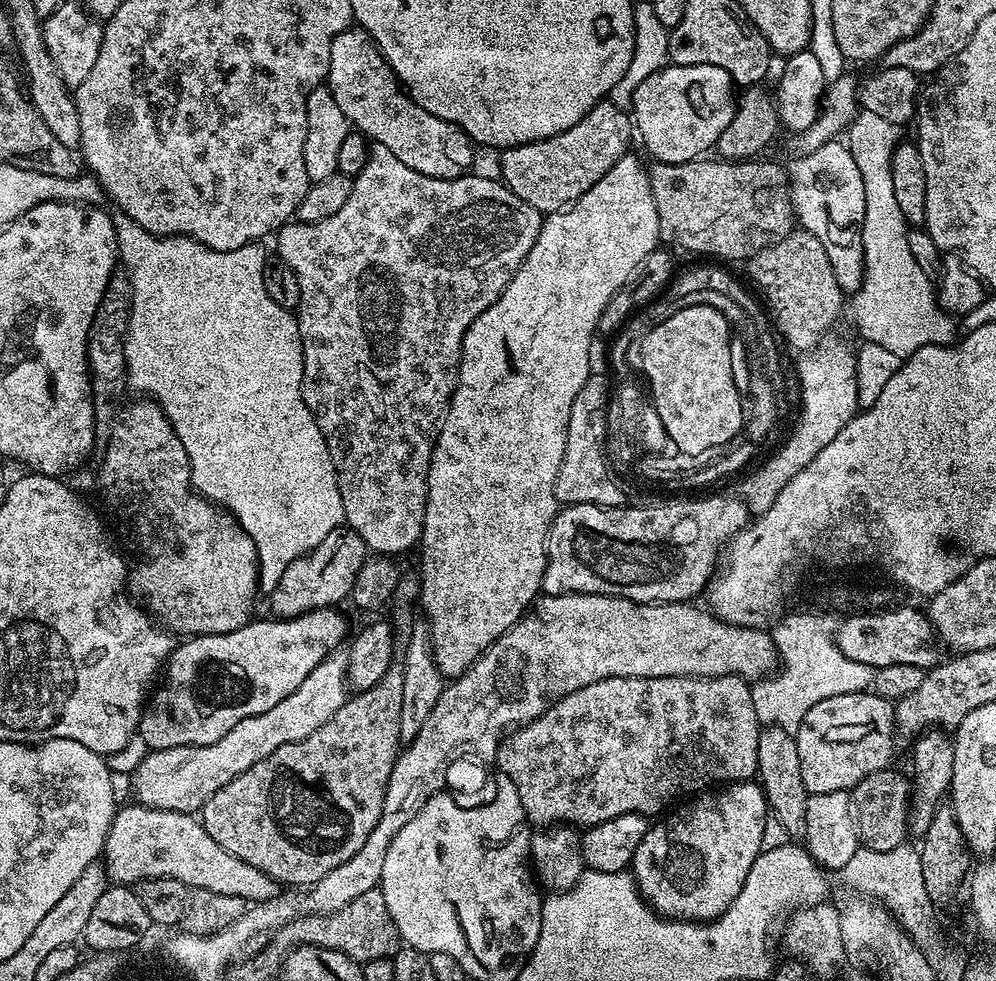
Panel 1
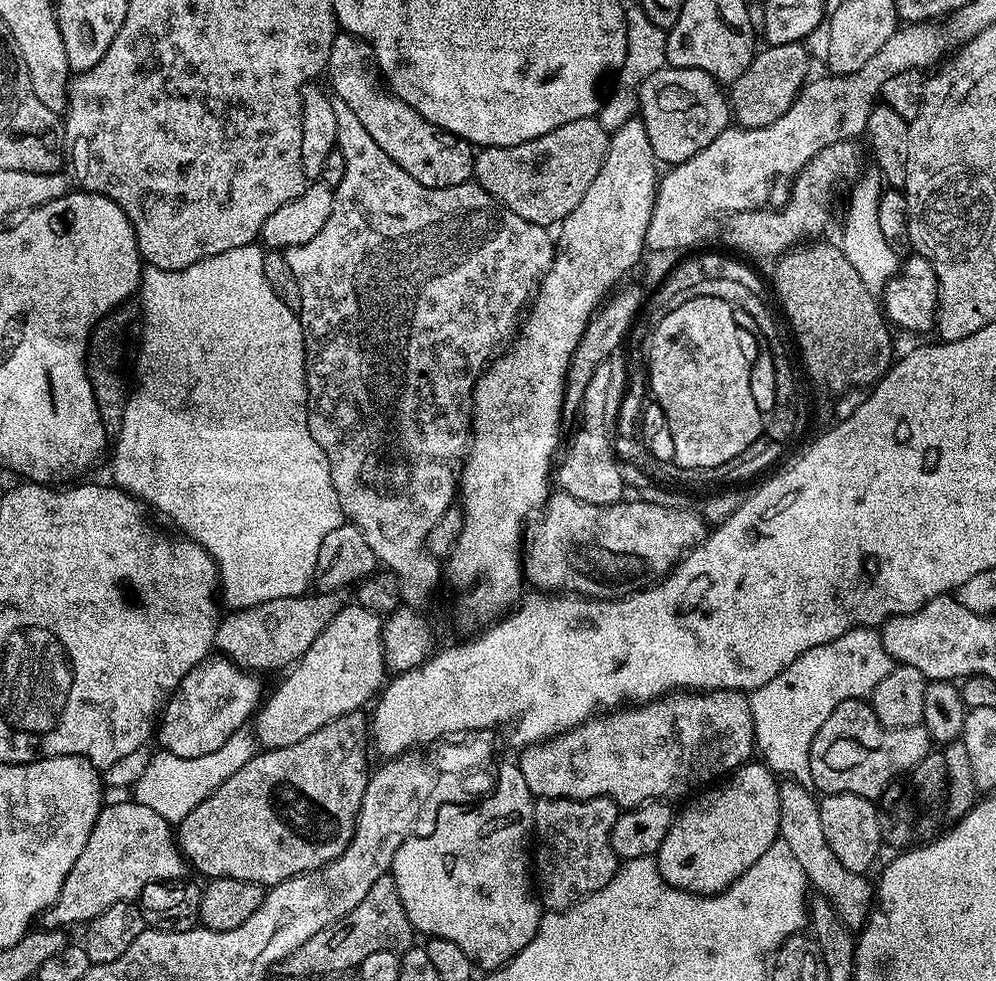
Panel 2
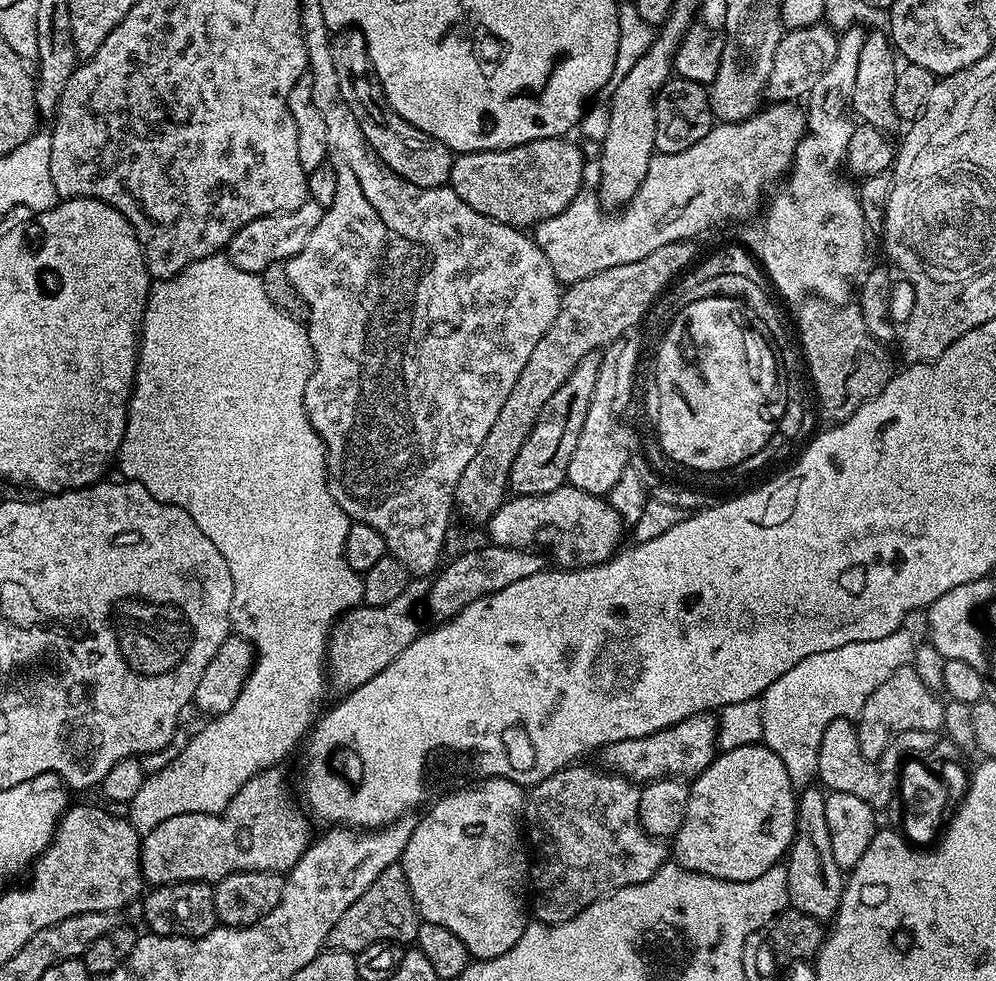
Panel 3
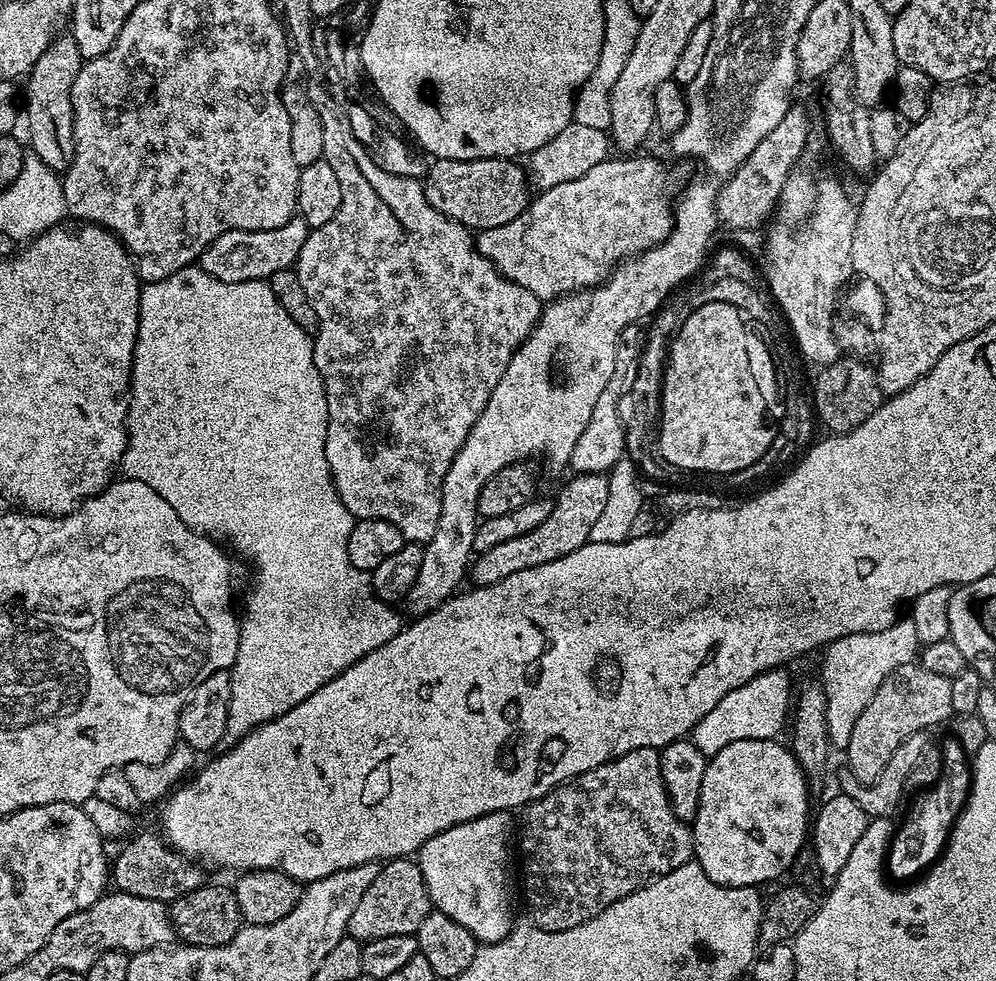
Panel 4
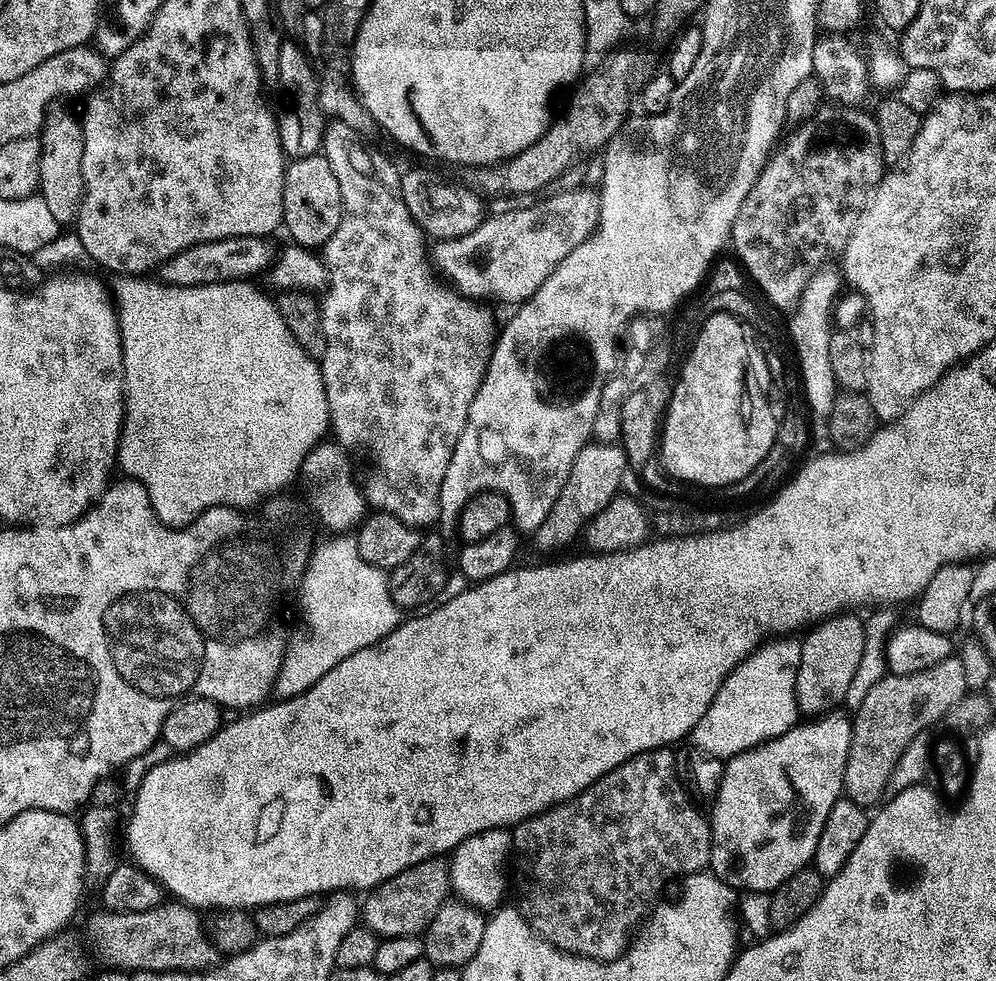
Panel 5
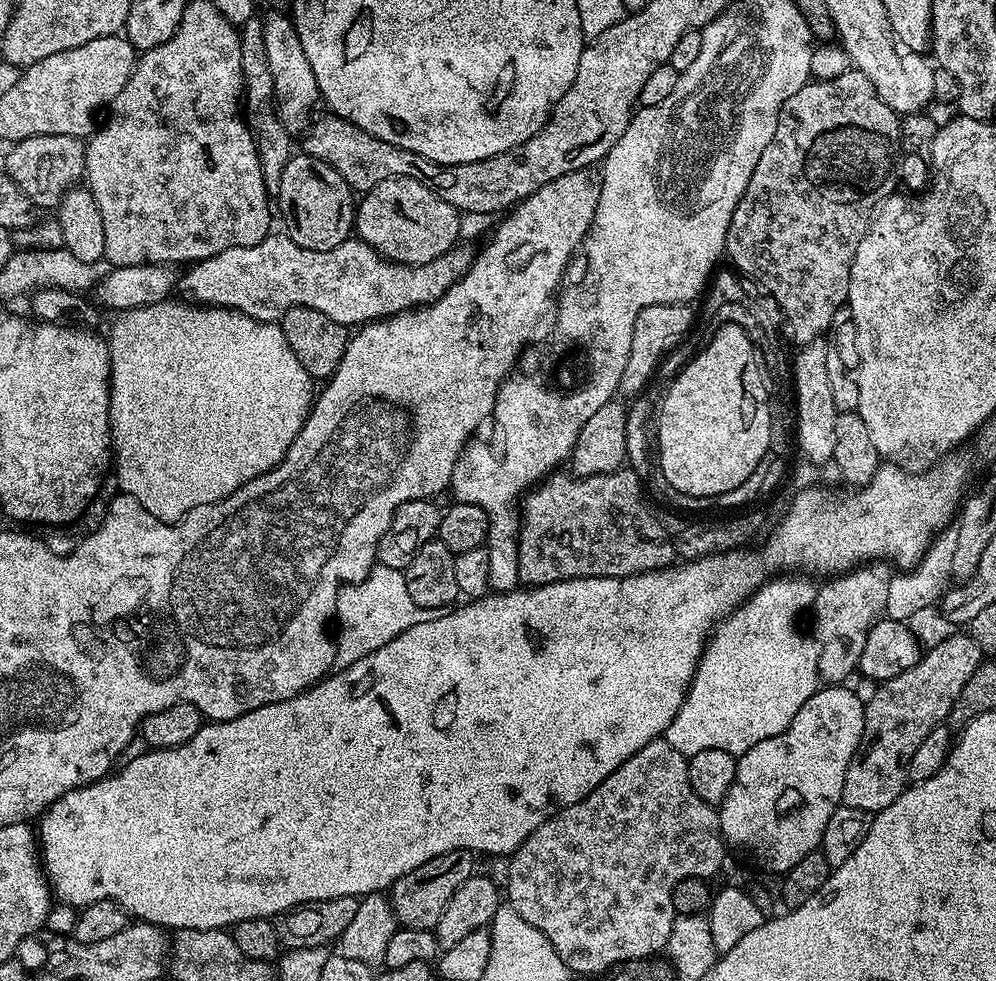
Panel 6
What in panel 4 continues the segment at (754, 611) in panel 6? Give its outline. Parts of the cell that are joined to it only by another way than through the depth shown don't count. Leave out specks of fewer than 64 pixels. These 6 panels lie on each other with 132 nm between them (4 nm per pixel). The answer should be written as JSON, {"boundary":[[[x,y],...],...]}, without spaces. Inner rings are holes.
{"boundary":[[[775,668],[769,672],[750,678],[738,690],[730,690],[702,722],[698,722],[690,733],[690,739],[702,754],[711,757],[730,746],[730,742],[746,742],[747,740],[770,740],[779,737],[779,732],[785,731],[790,720],[790,709],[794,704],[794,688],[792,680],[784,668]]]}

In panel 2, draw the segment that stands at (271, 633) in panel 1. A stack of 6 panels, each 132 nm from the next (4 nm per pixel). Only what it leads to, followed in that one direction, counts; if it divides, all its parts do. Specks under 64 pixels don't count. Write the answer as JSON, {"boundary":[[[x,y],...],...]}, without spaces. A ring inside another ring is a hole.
{"boundary":[[[216,654],[202,661],[198,666],[182,678],[175,692],[168,698],[168,703],[162,709],[162,719],[158,724],[158,736],[160,732],[159,747],[170,754],[178,754],[178,758],[202,758],[202,754],[210,754],[218,750],[230,734],[241,731],[245,727],[244,722],[253,717],[253,714],[261,707],[260,684],[253,673],[240,668],[231,660]]]}

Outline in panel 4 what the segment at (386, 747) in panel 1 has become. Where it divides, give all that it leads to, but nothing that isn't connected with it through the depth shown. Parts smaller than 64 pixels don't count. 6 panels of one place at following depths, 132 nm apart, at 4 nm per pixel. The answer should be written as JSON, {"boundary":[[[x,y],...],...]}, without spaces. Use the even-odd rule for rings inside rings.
{"boundary":[[[144,832],[141,836],[135,836],[133,835],[127,841],[129,844],[114,856],[114,863],[110,868],[111,879],[119,891],[134,894],[138,898],[171,902],[205,883],[206,876],[203,876],[205,873],[201,865],[176,851],[163,835],[156,833],[155,836],[152,832]]]}

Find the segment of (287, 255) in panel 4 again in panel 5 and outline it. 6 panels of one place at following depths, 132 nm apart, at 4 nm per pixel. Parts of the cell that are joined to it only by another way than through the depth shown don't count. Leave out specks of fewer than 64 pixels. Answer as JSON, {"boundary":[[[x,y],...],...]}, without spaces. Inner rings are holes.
{"boundary":[[[239,236],[195,244],[164,261],[158,269],[158,276],[163,283],[174,286],[221,284],[227,280],[247,281],[249,278],[256,278],[252,276],[259,272],[267,273],[271,269],[274,259],[272,242],[263,236]]]}

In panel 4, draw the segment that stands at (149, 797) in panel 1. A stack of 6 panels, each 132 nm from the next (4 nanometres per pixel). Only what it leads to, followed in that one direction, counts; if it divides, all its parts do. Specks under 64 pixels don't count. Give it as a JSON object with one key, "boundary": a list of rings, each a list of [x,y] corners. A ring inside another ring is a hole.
{"boundary":[[[715,187],[686,189],[684,197],[682,192],[675,201],[672,235],[667,240],[617,264],[609,272],[607,279],[595,288],[585,288],[543,305],[531,334],[521,342],[516,353],[510,358],[478,422],[474,422],[450,470],[446,470],[440,495],[437,529],[434,530],[433,538],[423,545],[422,570],[402,601],[403,611],[408,611],[409,617],[419,618],[430,614],[449,597],[455,595],[463,585],[461,582],[467,577],[474,558],[473,540],[480,518],[477,510],[478,494],[486,482],[494,478],[494,474],[498,474],[498,470],[517,462],[531,461],[531,456],[536,456],[539,452],[544,452],[544,460],[552,468],[567,469],[571,465],[578,437],[582,435],[582,430],[586,430],[586,422],[590,422],[590,413],[602,395],[606,382],[610,382],[610,374],[614,374],[616,343],[624,327],[643,321],[643,316],[651,317],[677,288],[691,281],[701,271],[709,255],[708,243],[716,230],[718,231],[716,194]]]}

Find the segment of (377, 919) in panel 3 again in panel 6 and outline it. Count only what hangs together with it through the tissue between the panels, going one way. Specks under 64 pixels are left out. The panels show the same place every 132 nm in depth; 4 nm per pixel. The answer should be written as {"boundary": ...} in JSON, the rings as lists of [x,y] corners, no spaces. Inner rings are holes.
{"boundary":[[[455,848],[446,854],[438,854],[438,858],[430,858],[418,870],[410,870],[402,878],[398,878],[390,889],[392,909],[396,915],[397,925],[406,928],[435,929],[436,923],[442,918],[446,906],[450,906],[450,898],[454,898],[454,890],[466,882],[474,874],[472,868],[473,853],[465,848]]]}

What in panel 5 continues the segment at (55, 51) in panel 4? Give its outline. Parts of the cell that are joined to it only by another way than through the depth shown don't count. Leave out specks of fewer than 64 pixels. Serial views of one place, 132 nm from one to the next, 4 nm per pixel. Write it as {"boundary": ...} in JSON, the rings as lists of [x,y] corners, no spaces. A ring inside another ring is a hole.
{"boundary":[[[56,106],[49,111],[44,126],[38,133],[40,141],[40,187],[38,195],[54,214],[61,226],[71,225],[80,213],[80,201],[84,199],[82,178],[82,150],[84,149],[84,126],[66,109]]]}

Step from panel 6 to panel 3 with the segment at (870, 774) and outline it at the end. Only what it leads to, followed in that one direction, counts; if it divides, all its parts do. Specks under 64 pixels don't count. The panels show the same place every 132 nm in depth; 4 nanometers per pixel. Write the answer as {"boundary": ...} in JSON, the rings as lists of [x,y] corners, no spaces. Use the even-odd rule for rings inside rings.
{"boundary":[[[909,666],[894,670],[894,674],[870,694],[855,721],[856,737],[862,754],[867,760],[876,762],[903,732],[939,733],[944,727],[944,705],[945,701],[934,689],[918,678],[915,668]]]}

